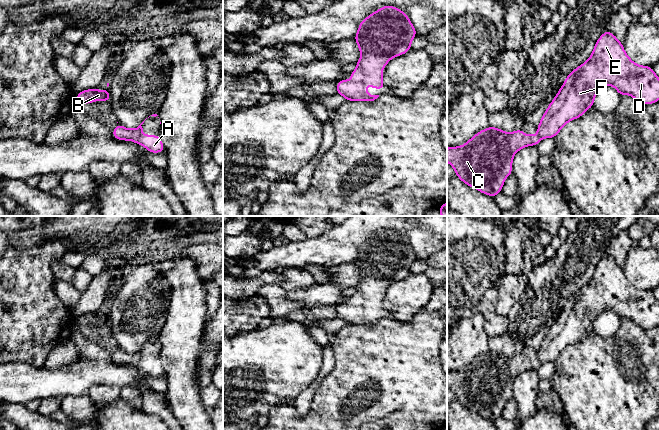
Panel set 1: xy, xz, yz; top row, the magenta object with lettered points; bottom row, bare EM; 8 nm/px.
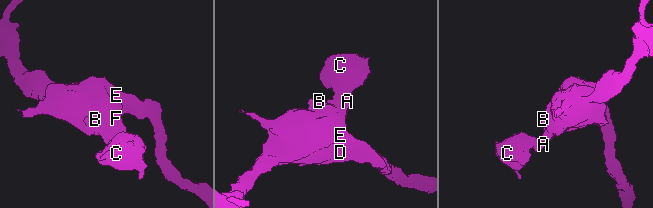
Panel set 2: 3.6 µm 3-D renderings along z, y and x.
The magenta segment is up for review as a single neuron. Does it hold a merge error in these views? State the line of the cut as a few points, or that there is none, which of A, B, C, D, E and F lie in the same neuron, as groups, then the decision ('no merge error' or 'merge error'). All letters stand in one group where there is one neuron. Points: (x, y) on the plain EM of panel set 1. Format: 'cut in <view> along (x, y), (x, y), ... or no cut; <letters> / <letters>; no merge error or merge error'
no cut; A B C D E F; no merge error

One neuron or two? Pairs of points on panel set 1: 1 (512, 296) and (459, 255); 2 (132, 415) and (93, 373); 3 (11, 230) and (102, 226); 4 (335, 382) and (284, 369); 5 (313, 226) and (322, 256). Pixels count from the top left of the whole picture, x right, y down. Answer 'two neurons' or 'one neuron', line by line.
1: two neurons
2: two neurons
3: one neuron
4: two neurons
5: two neurons

